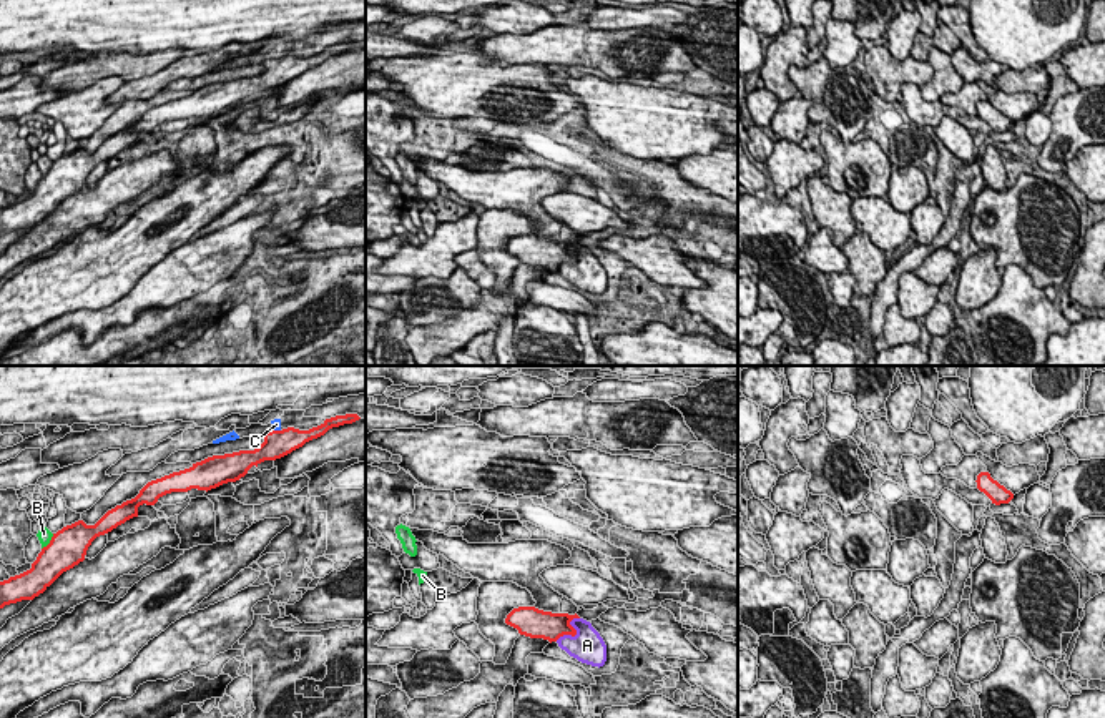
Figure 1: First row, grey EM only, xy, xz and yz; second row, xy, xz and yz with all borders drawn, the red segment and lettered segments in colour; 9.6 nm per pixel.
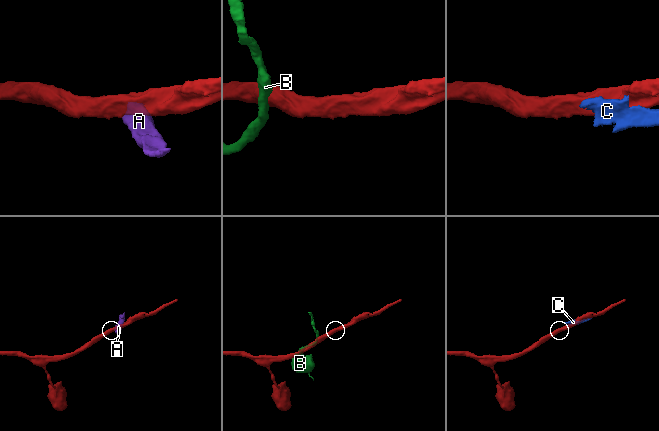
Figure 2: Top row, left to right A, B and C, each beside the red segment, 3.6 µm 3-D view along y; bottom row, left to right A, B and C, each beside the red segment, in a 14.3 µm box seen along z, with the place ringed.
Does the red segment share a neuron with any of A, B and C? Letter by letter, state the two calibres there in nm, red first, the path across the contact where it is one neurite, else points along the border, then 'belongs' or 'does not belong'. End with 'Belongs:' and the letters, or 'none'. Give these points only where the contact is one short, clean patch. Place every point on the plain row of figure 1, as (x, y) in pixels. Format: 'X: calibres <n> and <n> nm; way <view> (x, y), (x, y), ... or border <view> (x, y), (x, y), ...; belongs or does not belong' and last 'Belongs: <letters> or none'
A: calibres 260 and 320 nm; does not belong
B: calibres 360 and 130 nm; border xy (54, 162), (42, 177); does not belong
C: calibres 260 and 100 nm; does not belong
Belongs: none

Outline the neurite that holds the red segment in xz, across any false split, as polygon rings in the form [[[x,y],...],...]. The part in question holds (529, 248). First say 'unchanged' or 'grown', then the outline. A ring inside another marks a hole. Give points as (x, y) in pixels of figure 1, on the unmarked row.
unchanged | [[[518,234],[507,243],[505,251],[517,256],[520,263],[552,271],[563,263],[577,263],[577,258],[570,253],[573,246],[580,244],[577,241],[552,241],[535,234]]]

